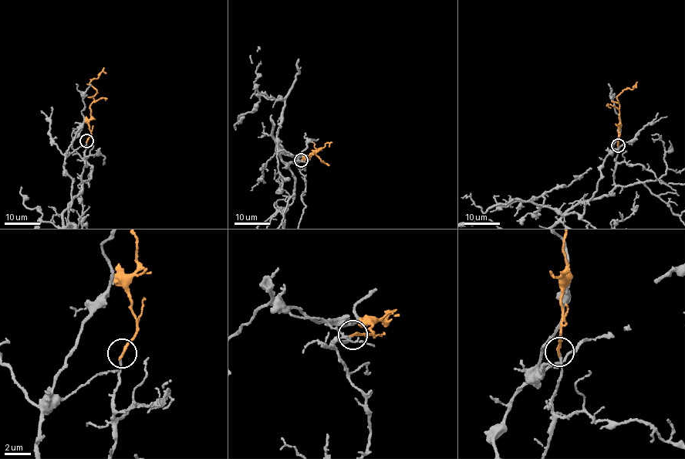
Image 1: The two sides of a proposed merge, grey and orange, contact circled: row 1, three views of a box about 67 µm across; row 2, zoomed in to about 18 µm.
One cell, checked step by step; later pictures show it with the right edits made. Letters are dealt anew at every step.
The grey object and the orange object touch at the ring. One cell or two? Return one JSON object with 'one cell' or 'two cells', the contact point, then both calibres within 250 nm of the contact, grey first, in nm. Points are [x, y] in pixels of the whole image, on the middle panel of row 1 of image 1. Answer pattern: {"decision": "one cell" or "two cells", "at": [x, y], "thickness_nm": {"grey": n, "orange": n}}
{"decision": "one cell", "at": [301, 160], "thickness_nm": {"grey": 150, "orange": 200}}

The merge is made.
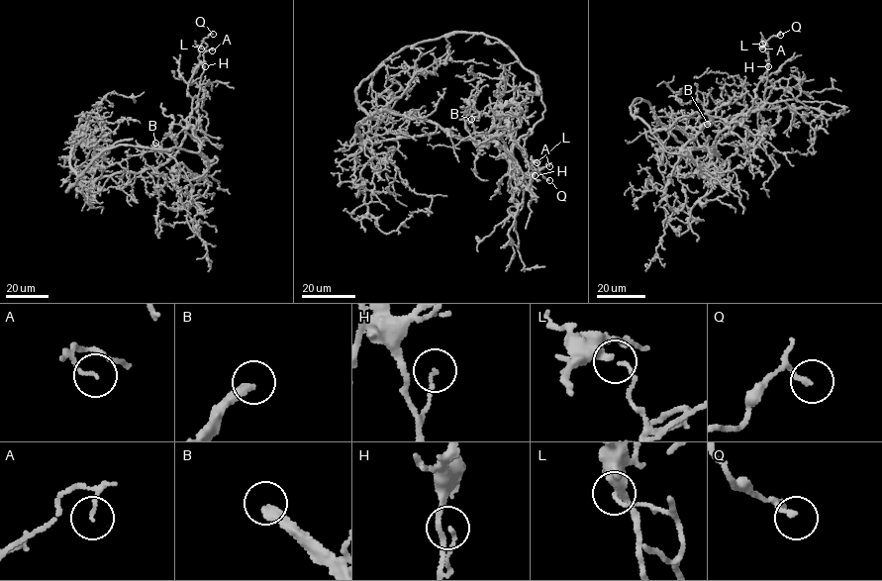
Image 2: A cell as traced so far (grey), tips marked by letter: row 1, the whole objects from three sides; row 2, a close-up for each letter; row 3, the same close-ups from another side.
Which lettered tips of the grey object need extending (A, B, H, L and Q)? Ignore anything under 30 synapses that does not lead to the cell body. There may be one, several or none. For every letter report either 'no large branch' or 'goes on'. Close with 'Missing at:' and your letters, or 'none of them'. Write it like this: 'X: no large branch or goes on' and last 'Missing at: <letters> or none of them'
A: no large branch
B: goes on
H: no large branch
L: no large branch
Q: no large branch
Missing at: B

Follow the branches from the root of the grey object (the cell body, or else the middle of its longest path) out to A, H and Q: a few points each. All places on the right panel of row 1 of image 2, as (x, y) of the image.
A: (710, 147), (710, 153), (717, 155), (713, 145), (718, 134), (752, 106), (768, 67), (768, 49), (762, 48)
H: (710, 147), (710, 153), (717, 155), (713, 145), (718, 134), (739, 115), (756, 111), (765, 103), (768, 66)
Q: (710, 147), (710, 153), (717, 155), (713, 145), (718, 134), (752, 106), (768, 67), (766, 42), (780, 35)

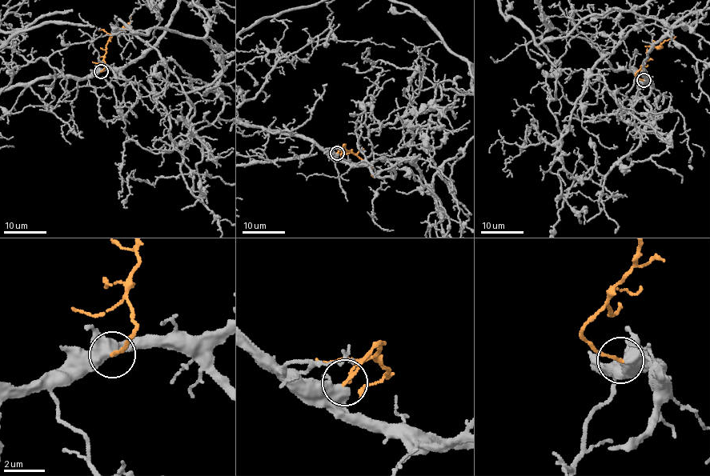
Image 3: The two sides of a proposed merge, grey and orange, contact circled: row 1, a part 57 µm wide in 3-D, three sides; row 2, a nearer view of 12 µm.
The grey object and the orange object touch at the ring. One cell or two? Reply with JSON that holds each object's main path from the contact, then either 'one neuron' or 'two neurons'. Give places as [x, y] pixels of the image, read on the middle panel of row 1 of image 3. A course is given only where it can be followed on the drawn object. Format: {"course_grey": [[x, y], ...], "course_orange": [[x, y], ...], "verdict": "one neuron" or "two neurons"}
{"course_orange": [[337, 152], [344, 144], [346, 151], [371, 166], [373, 177]], "verdict": "one neuron"}

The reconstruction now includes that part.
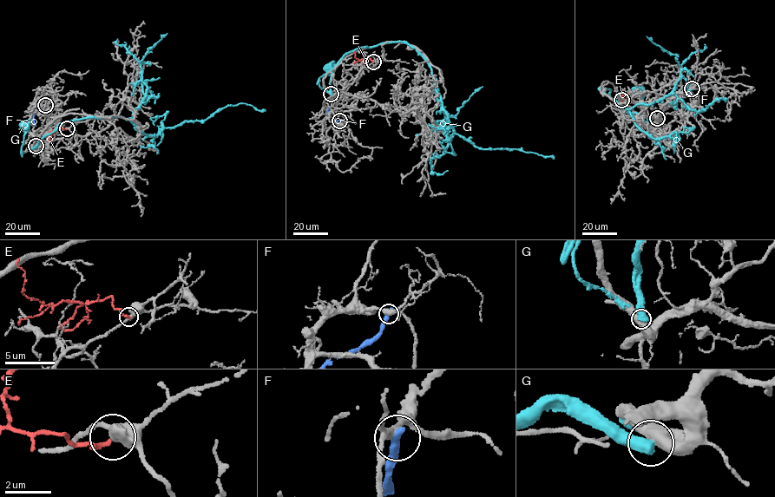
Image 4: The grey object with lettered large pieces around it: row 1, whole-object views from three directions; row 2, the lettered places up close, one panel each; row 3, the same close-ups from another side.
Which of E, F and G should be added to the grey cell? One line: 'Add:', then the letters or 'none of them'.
Add: none of them

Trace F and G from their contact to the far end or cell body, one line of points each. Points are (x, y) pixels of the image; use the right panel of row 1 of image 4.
F: (692, 88), (690, 93), (674, 101)
G: (657, 118), (626, 111), (610, 90), (599, 89), (652, 137), (678, 141), (676, 132), (675, 146)

